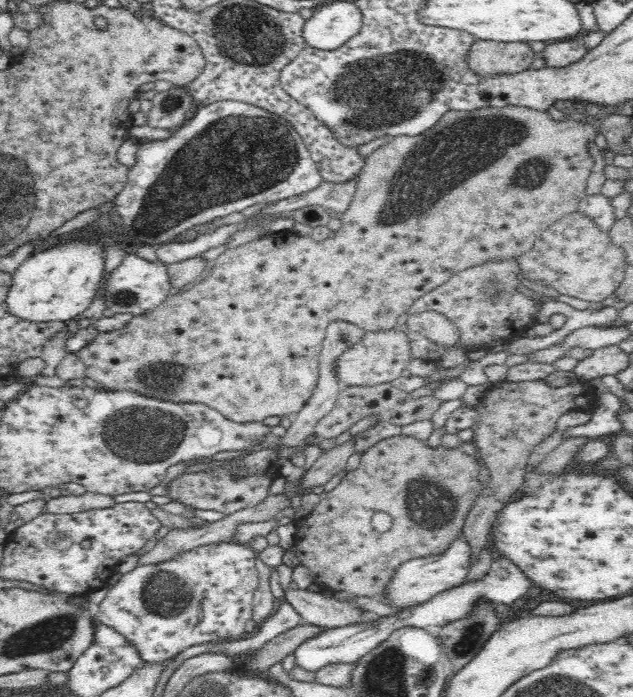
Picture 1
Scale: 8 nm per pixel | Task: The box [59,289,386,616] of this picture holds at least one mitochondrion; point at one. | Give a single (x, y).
(137, 435)

